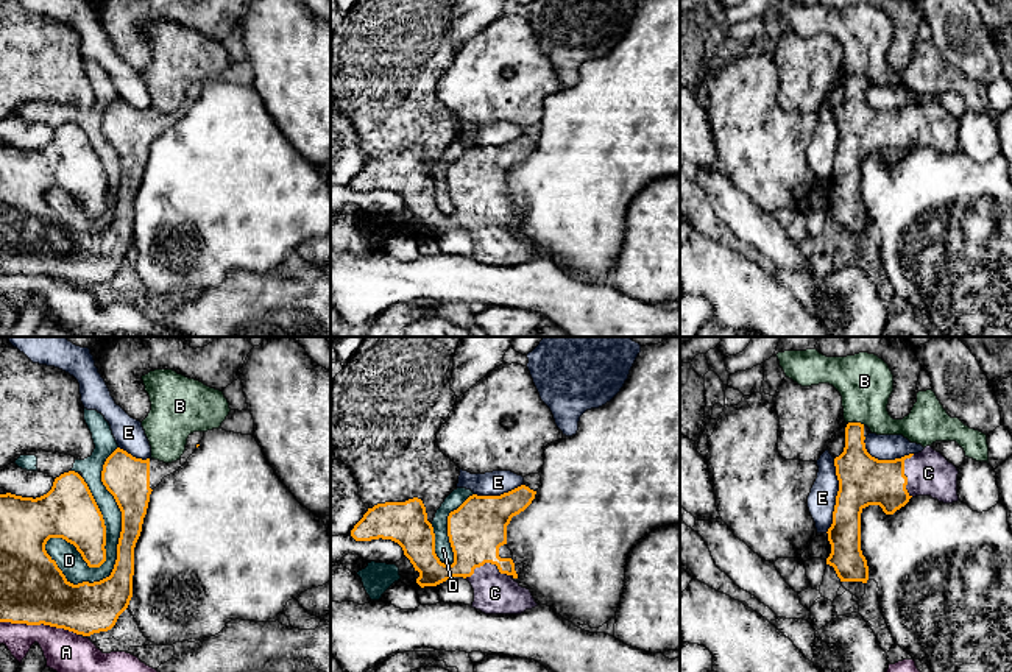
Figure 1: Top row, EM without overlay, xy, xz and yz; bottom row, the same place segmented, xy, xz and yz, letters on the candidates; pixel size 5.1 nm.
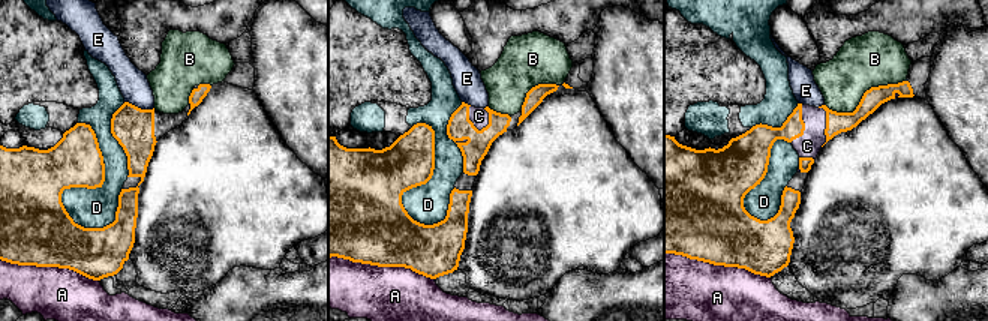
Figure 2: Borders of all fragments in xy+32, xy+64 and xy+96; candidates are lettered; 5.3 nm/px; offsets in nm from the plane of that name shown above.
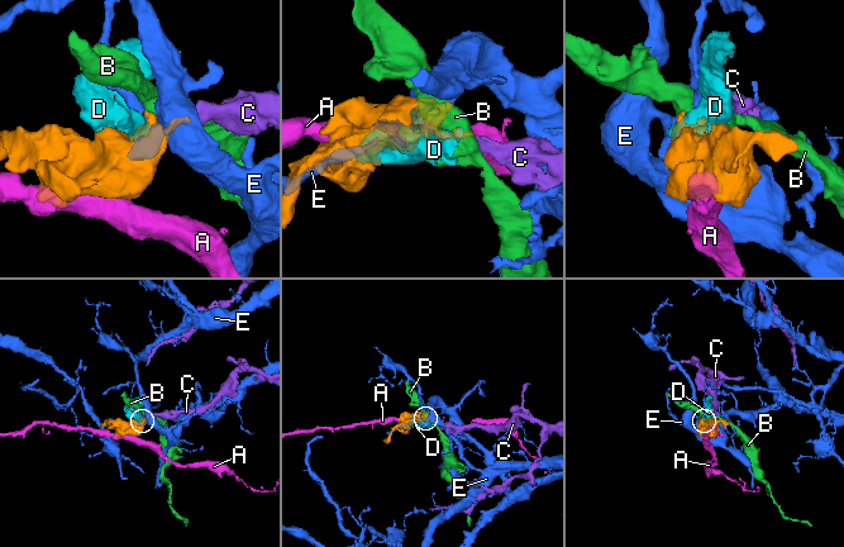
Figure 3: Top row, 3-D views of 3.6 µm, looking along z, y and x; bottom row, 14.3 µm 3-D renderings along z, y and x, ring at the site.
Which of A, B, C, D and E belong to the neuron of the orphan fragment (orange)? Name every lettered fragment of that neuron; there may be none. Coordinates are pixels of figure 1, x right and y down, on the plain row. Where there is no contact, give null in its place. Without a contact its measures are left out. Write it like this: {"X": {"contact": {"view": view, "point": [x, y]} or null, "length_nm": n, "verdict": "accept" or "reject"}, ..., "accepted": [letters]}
{"A": {"contact": {"view": "xy", "point": [39, 275]}, "length_nm": 420, "verdict": "reject"}, "B": {"contact": {"view": "yz", "point": [856, 74]}, "length_nm": 90, "verdict": "reject"}, "C": {"contact": {"view": "xz", "point": [487, 212]}, "length_nm": 240, "verdict": "accept"}, "D": {"contact": {"view": "xy", "point": [122, 180]}, "length_nm": 750, "verdict": "reject"}, "E": {"contact": {"view": "yz", "point": [836, 147]}, "length_nm": 380, "verdict": "reject"}, "accepted": ["C"]}

